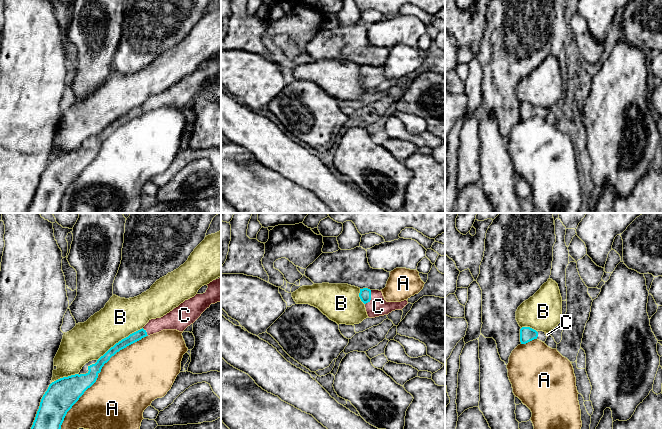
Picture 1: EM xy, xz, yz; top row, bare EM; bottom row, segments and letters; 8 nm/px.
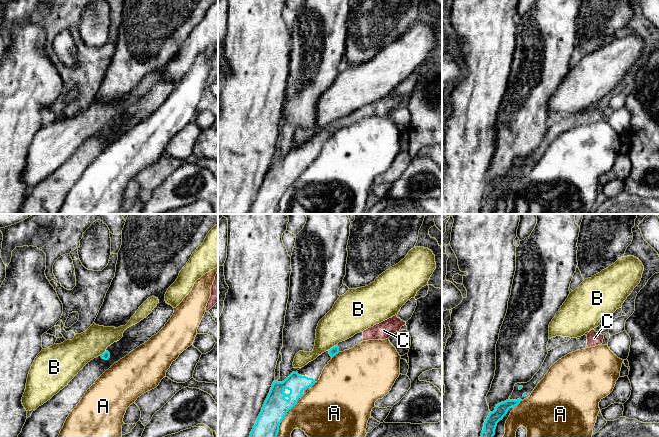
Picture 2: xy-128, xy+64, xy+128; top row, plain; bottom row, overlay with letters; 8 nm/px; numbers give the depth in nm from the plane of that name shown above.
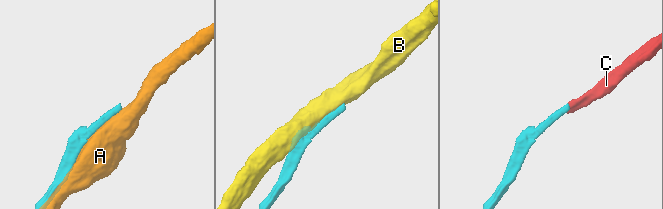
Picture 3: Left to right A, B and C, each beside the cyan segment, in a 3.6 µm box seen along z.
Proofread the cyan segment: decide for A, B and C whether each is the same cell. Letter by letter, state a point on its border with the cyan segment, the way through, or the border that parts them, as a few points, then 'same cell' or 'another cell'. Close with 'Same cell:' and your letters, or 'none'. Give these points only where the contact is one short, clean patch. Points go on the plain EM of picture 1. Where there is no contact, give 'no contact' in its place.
A: meets cyan in xy at (72, 181); another cell
B: meets cyan in xy at (119, 117); another cell
C: meets cyan in xz at (370, 73); runs through xz (365, 70), (370, 73), (378, 82); same cell
Same cell: C

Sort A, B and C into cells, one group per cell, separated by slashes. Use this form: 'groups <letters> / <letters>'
groups A / B / C

